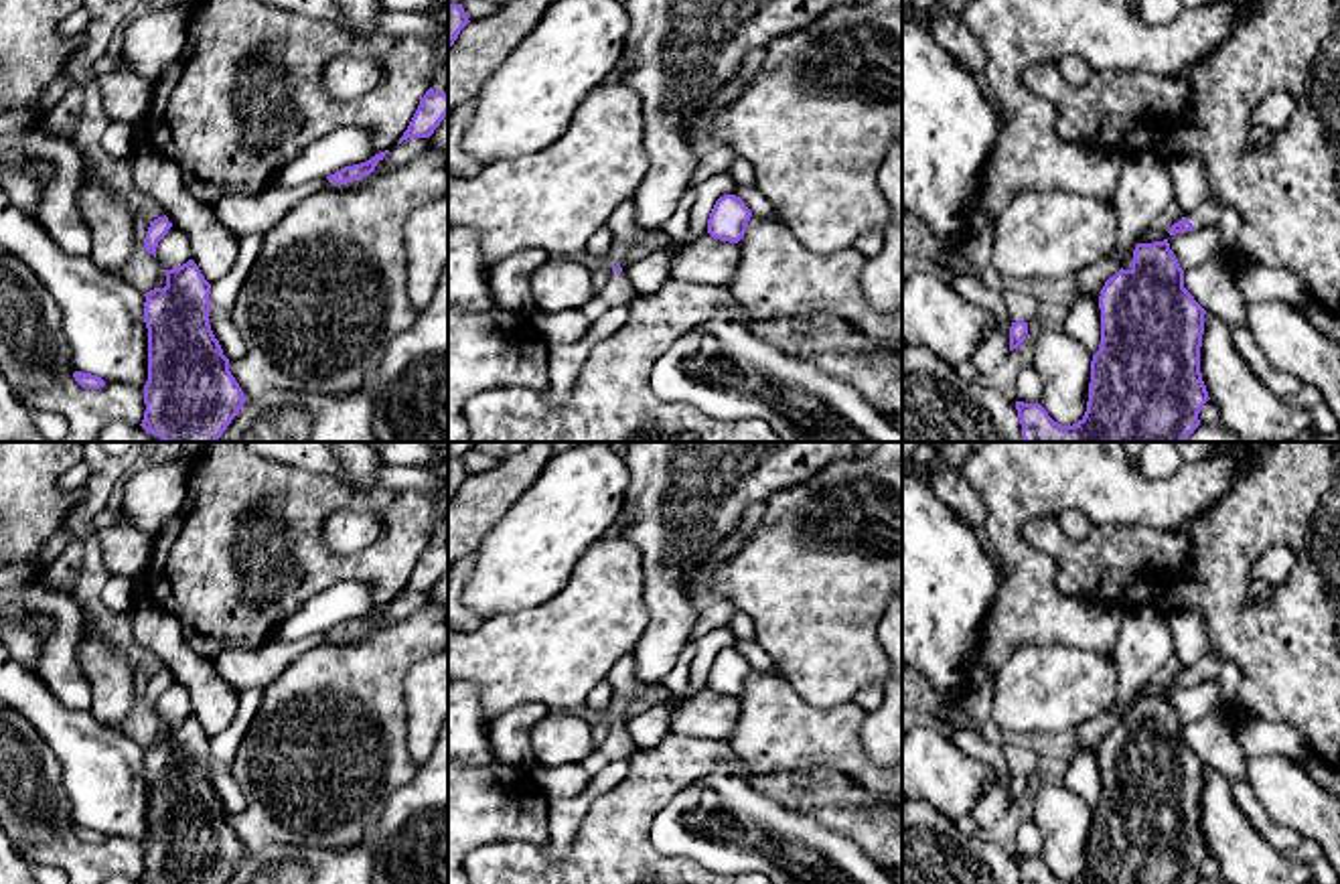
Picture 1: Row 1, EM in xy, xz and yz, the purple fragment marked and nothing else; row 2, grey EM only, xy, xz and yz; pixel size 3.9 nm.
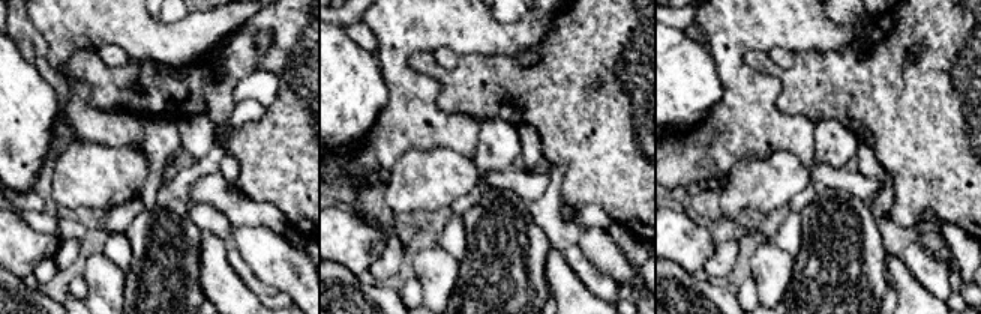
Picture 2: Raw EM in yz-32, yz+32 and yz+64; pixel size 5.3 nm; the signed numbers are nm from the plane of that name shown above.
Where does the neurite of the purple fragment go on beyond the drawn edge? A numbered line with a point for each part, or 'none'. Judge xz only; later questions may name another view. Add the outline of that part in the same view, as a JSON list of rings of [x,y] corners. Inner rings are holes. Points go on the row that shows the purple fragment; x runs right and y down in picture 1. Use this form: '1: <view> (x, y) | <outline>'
1: xz (617, 290) | [[[624,268],[620,274],[612,272],[608,280],[598,288],[598,296],[594,302],[582,308],[584,316],[592,322],[612,310],[614,306],[628,304],[635,296],[630,282],[624,276]]]

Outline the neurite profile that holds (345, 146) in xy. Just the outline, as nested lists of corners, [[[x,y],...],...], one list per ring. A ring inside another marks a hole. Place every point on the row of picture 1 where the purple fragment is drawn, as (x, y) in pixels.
[[[345,126],[300,152],[276,174],[272,187],[288,189],[320,180],[373,156],[373,132],[369,128]]]

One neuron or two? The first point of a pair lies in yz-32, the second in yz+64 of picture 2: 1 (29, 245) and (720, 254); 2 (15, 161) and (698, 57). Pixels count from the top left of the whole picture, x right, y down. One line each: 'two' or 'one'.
1: two
2: one

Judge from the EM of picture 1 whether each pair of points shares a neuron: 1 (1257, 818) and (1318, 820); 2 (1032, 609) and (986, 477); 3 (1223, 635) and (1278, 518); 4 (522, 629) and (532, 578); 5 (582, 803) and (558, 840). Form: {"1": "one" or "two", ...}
{"1": "two", "2": "one", "3": "one", "4": "two", "5": "one"}

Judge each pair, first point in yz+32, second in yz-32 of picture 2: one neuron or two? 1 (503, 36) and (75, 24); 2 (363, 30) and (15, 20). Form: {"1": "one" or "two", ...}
{"1": "one", "2": "one"}

